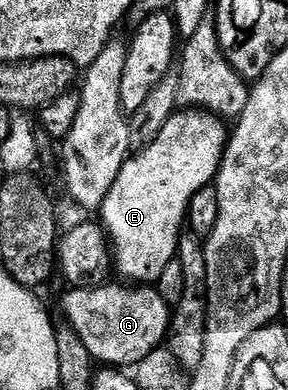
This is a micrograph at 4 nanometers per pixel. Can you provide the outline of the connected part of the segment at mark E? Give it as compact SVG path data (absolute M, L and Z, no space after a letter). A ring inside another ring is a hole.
M183 108L178 112L171 115L170 120L165 124L165 128L161 128L161 132L156 134L150 142L146 143L142 147L143 150L139 155L136 153L134 156L128 157L127 161L124 162L121 172L117 176L117 180L113 184L113 188L109 192L109 196L103 201L101 207L102 225L105 227L107 237L113 247L113 266L117 271L120 270L124 274L124 279L130 280L135 284L151 284L154 283L154 278L159 278L167 270L167 265L172 261L173 263L177 258L177 251L181 241L181 235L179 235L179 229L183 226L183 217L187 214L187 205L194 200L195 194L199 194L203 189L210 187L212 183L216 181L219 167L223 165L223 151L227 148L227 139L229 137L229 130L226 126L224 119L220 118L217 114L208 114L205 110L198 108Z

